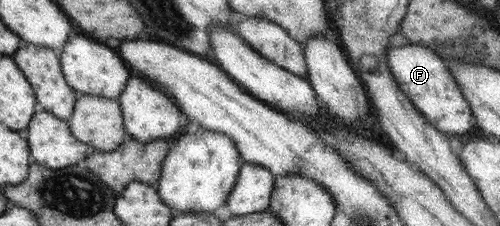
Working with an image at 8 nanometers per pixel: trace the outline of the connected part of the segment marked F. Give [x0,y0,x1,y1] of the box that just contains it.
[385,44,475,135]

